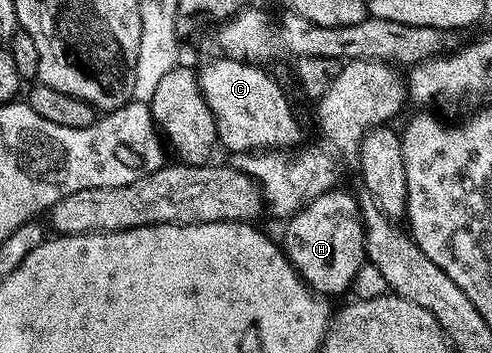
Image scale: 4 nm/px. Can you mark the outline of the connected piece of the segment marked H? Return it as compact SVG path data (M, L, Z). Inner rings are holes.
M342 187L332 188L324 195L312 199L312 203L308 203L299 213L295 213L285 225L286 234L280 237L280 244L292 267L302 277L302 282L314 290L315 294L327 299L335 299L334 297L340 296L342 292L345 294L352 279L356 279L356 271L360 271L360 267L367 261L359 198L345 193Z

